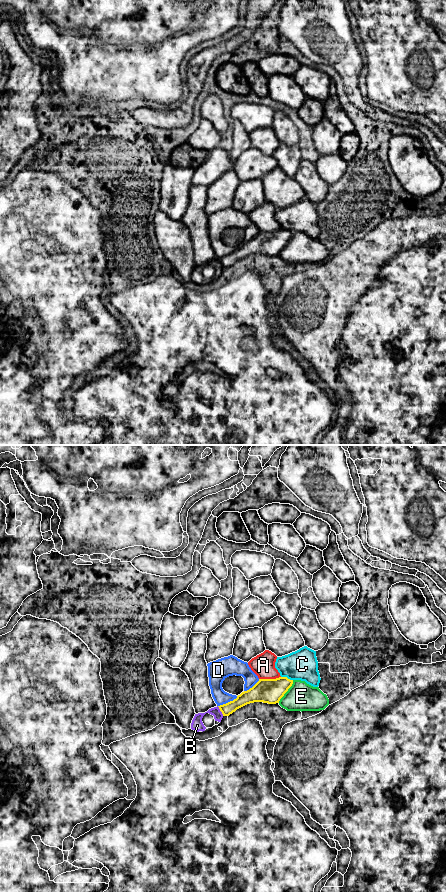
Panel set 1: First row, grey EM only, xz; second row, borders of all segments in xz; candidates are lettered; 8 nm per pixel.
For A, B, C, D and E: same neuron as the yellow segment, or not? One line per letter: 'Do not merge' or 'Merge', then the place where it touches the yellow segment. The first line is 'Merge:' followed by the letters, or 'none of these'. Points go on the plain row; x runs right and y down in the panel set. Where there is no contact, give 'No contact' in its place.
Merge: none of these
A: Do not merge. Touches yellow at xz (269, 231)
B: Do not merge. Touches yellow at xz (220, 262)
C: Do not merge. Touches yellow at xz (286, 229)
D: Do not merge. Touches yellow at xz (228, 254)
E: Do not merge. Touches yellow at xz (287, 242)

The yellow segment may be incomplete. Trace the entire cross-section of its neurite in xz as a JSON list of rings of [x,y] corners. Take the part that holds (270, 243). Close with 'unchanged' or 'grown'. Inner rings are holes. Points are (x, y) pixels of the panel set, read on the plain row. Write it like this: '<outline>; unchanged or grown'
[[[287,229],[276,231],[259,231],[249,242],[242,244],[236,251],[218,258],[223,268],[229,268],[237,261],[254,254],[268,256],[279,255],[280,251],[292,238],[293,232]]]; unchanged

